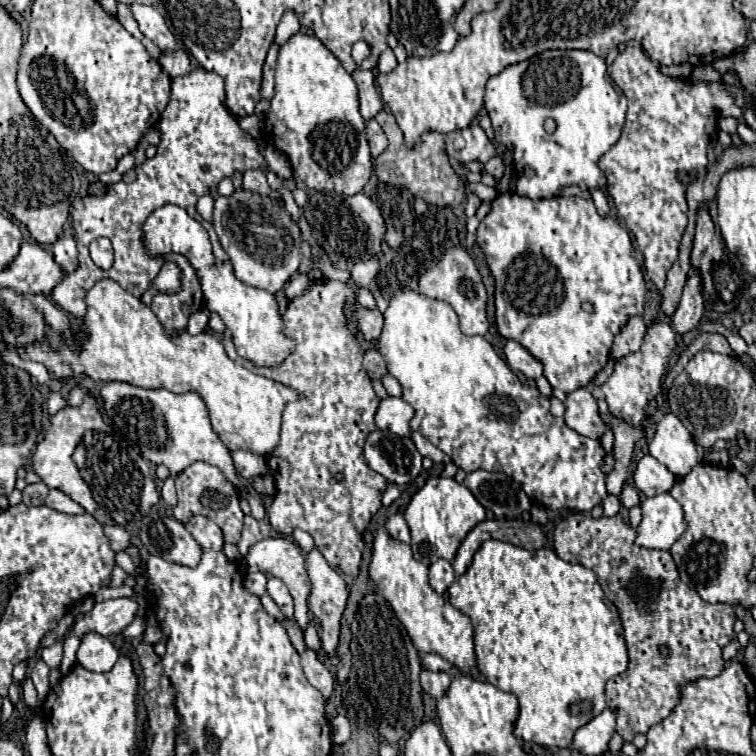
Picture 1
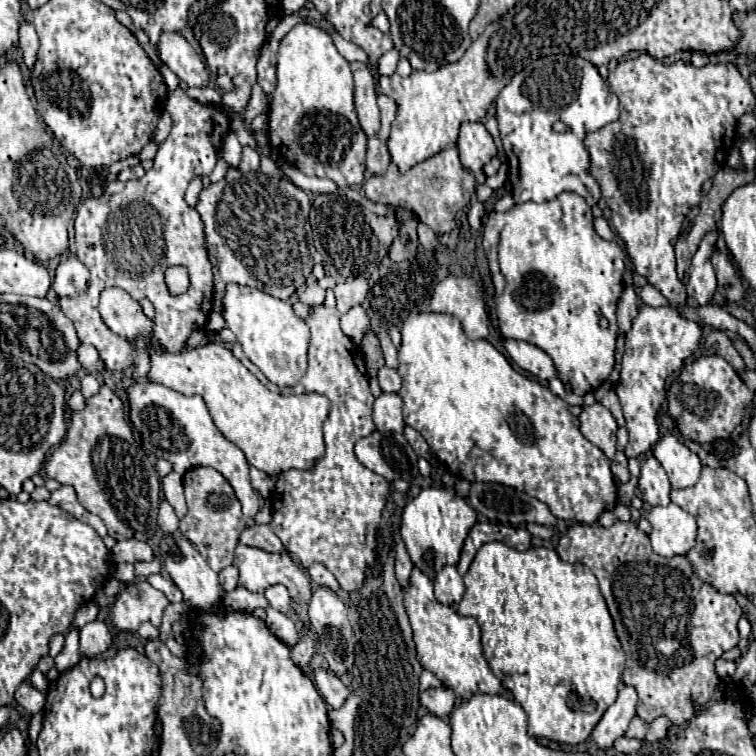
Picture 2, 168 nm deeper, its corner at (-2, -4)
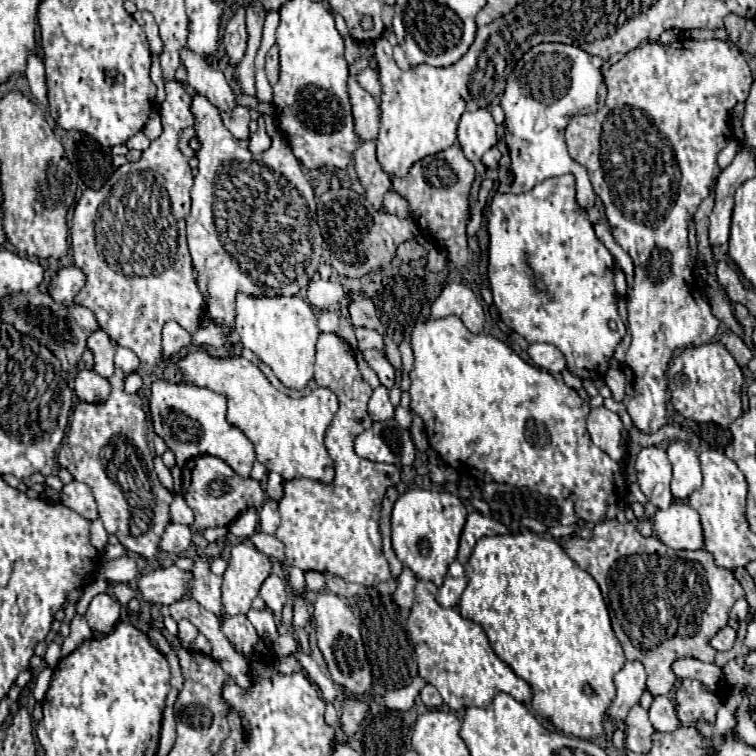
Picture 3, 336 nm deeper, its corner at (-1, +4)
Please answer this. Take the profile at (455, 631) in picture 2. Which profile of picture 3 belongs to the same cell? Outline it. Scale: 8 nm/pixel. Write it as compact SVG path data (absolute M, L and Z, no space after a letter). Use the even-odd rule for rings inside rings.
M418 580L416 600L408 618L408 634L414 644L420 678L436 686L442 700L456 712L470 706L488 708L490 700L494 700L498 692L506 692L514 700L530 704L532 702L530 686L496 656L484 630L476 622L462 618L458 610L442 608L436 602L434 594L436 586L432 582Z

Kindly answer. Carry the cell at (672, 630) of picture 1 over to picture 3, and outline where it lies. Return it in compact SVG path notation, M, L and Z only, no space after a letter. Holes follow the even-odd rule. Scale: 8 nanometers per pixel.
M618 520L598 522L594 536L590 540L580 540L572 536L564 550L568 556L598 582L602 596L606 596L610 612L614 612L612 628L624 648L628 660L640 660L648 672L648 690L652 696L668 694L674 690L678 678L672 672L672 662L682 656L692 656L702 662L714 662L716 650L710 646L710 638L728 624L728 612L736 600L744 598L740 582L734 578L732 570L718 568L714 558L706 550L670 550L656 536L644 538L634 524L620 524Z

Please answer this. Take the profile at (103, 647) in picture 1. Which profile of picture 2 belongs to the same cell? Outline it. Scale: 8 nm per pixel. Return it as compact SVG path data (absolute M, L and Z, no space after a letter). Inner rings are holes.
M89 622L79 630L79 654L83 658L97 658L111 646L111 632L105 622Z

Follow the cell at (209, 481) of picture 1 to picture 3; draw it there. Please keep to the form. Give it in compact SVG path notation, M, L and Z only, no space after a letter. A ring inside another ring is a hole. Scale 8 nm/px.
M208 454L196 456L184 468L190 468L190 470L186 470L186 476L184 476L182 496L194 512L196 522L192 524L192 530L196 532L202 528L230 526L250 506L258 510L266 500L262 486L254 478L240 478L224 460L216 456L208 456Z

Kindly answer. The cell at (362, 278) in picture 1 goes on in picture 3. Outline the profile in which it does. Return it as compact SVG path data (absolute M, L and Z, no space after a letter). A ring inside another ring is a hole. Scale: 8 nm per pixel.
M320 279L312 281L308 284L308 302L318 308L318 310L328 310L328 306L338 304L344 296L346 296L346 288L342 288L340 284L334 284L332 281Z

